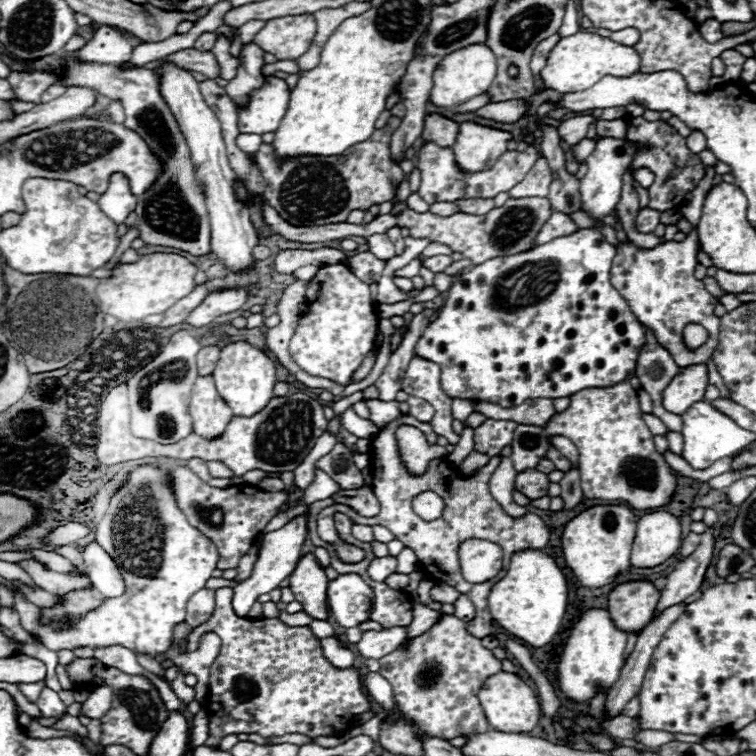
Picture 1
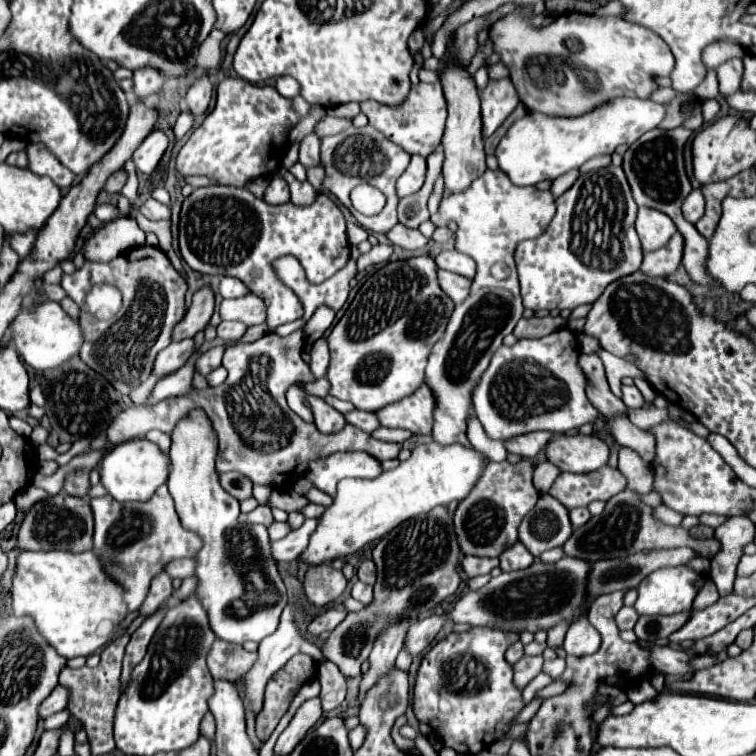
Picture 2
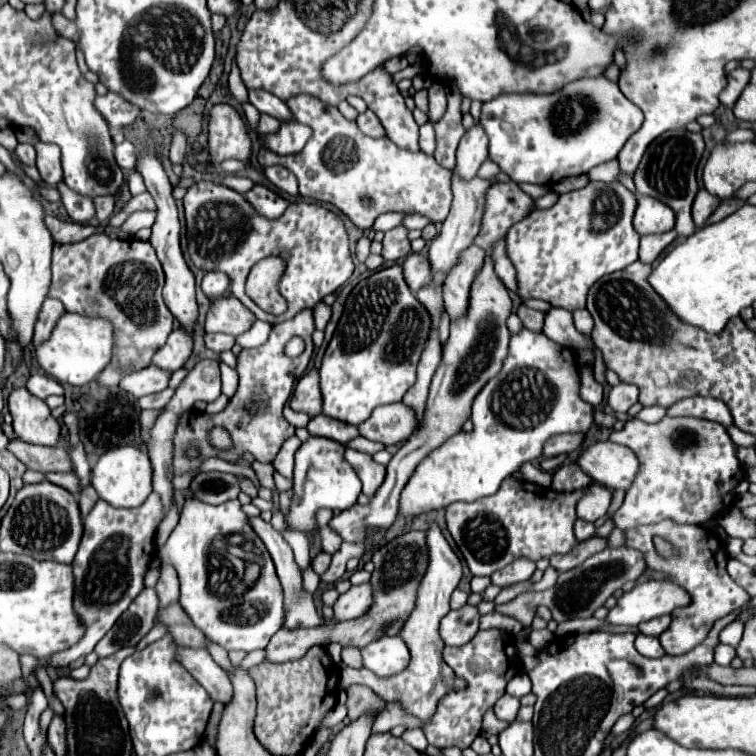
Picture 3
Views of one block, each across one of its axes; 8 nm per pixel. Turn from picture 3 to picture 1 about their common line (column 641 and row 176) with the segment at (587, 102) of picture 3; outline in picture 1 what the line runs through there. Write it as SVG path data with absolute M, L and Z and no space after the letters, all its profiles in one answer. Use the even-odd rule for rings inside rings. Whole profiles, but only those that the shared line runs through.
M120 172L112 174L108 180L108 190L98 200L100 210L116 224L122 224L128 218L128 214L136 210L136 204L138 198L130 192L128 178Z

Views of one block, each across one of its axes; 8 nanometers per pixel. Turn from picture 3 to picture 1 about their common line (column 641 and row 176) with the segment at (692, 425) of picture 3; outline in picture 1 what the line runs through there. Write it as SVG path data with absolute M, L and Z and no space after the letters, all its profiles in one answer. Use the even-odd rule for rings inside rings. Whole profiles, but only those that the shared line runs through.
M426 142L418 152L418 170L420 170L420 178L422 178L418 194L428 204L454 202L458 198L494 198L496 194L508 192L518 182L522 182L538 158L540 158L538 150L534 146L528 146L524 152L506 152L488 170L482 170L478 174L462 174L456 168L452 148L438 148L436 144Z

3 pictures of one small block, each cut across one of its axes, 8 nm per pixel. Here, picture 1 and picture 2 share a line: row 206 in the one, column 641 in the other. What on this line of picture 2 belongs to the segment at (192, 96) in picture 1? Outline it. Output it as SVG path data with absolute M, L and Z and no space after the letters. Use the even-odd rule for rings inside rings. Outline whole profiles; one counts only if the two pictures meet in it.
M638 208L636 232L642 242L642 250L652 252L652 250L658 250L664 244L668 244L668 240L676 232L676 224L672 222L672 218L664 216L658 210Z

